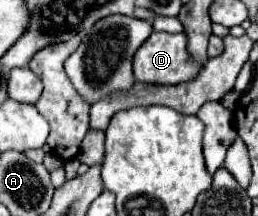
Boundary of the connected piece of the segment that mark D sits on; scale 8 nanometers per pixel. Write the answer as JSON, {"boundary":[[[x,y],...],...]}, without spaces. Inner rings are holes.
{"boundary":[[[153,31],[149,35],[149,39],[141,45],[141,49],[137,49],[135,57],[133,57],[133,73],[137,81],[143,83],[155,83],[155,85],[175,85],[175,83],[183,83],[189,81],[197,75],[197,71],[201,69],[199,63],[191,63],[187,49],[185,49],[187,37],[185,33],[157,33]]]}

